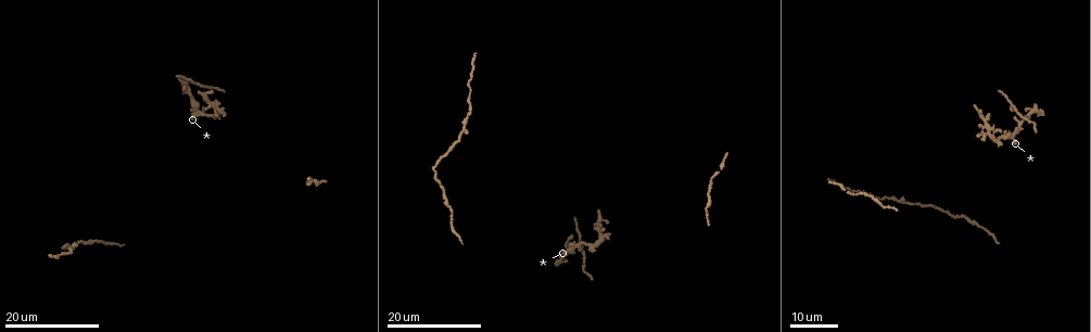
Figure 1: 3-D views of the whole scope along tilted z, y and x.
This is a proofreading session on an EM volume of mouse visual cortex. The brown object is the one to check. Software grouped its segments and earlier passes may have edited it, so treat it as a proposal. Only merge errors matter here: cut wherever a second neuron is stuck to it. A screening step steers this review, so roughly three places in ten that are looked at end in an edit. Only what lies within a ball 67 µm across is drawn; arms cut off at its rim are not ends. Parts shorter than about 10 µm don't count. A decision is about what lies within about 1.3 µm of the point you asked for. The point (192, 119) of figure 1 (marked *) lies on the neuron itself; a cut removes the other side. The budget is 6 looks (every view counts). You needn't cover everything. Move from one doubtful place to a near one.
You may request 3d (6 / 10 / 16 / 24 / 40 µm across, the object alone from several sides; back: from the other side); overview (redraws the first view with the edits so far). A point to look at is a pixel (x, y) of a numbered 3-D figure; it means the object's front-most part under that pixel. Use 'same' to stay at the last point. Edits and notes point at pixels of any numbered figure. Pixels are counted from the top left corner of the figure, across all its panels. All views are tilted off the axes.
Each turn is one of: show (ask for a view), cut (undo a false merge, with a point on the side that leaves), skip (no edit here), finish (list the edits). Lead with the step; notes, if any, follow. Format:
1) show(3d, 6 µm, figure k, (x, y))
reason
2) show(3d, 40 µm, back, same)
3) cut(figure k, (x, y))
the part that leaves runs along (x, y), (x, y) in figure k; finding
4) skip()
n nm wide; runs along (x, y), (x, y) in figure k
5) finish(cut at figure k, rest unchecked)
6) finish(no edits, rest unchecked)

show(3d, 24 µm, figure 1, (573, 248))
looks like a crossing

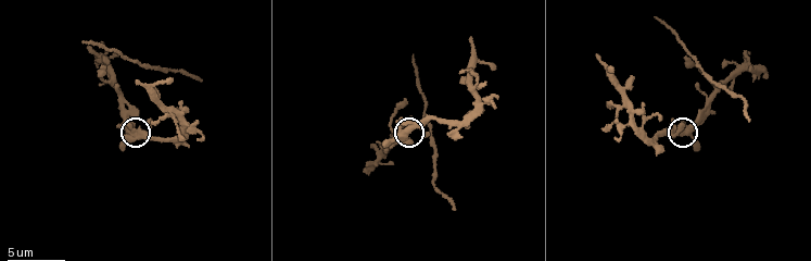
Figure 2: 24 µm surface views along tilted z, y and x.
show(3d, 6 µm, figure 2, (405, 133))
closer look

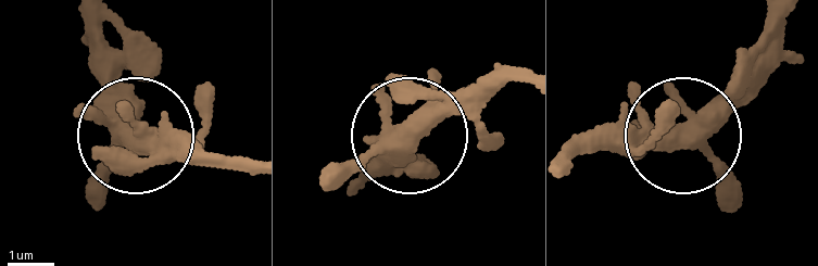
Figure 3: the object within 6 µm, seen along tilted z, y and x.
skip()
390 nm wide; runs along (727, 201), (722, 164), (693, 128), (769, 55) in figure 3; all the same neuron

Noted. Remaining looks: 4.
show(3d, 10 µm, figure 2, (716, 90))
four-way junction

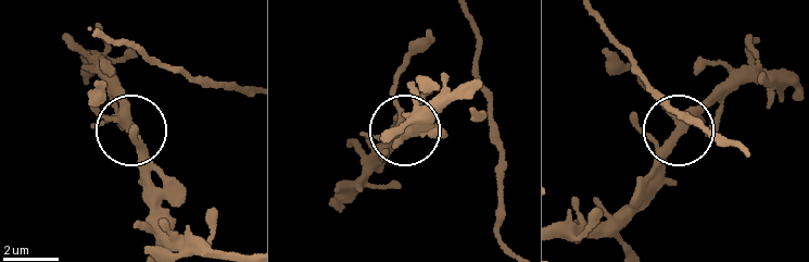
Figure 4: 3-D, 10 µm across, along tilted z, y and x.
skip()
4 arms; continuous, no second neuron

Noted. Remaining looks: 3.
show(3d, 6 µm, figure 2, (626, 127))
looks like a crossing

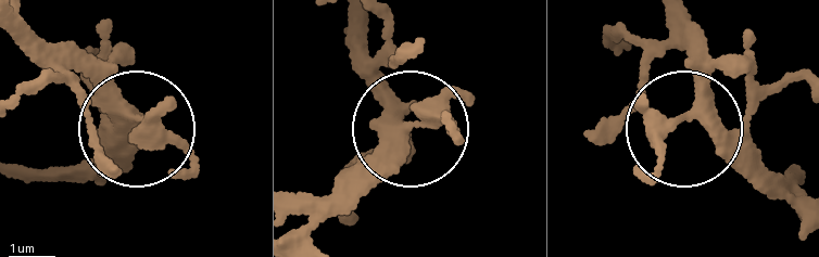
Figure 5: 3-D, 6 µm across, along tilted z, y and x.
skip()
runs along (34, 165), (77, 167), (134, 115), (62, 42) in figure 5; all the same neuron

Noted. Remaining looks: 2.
finish(no edits, rest unchecked)

